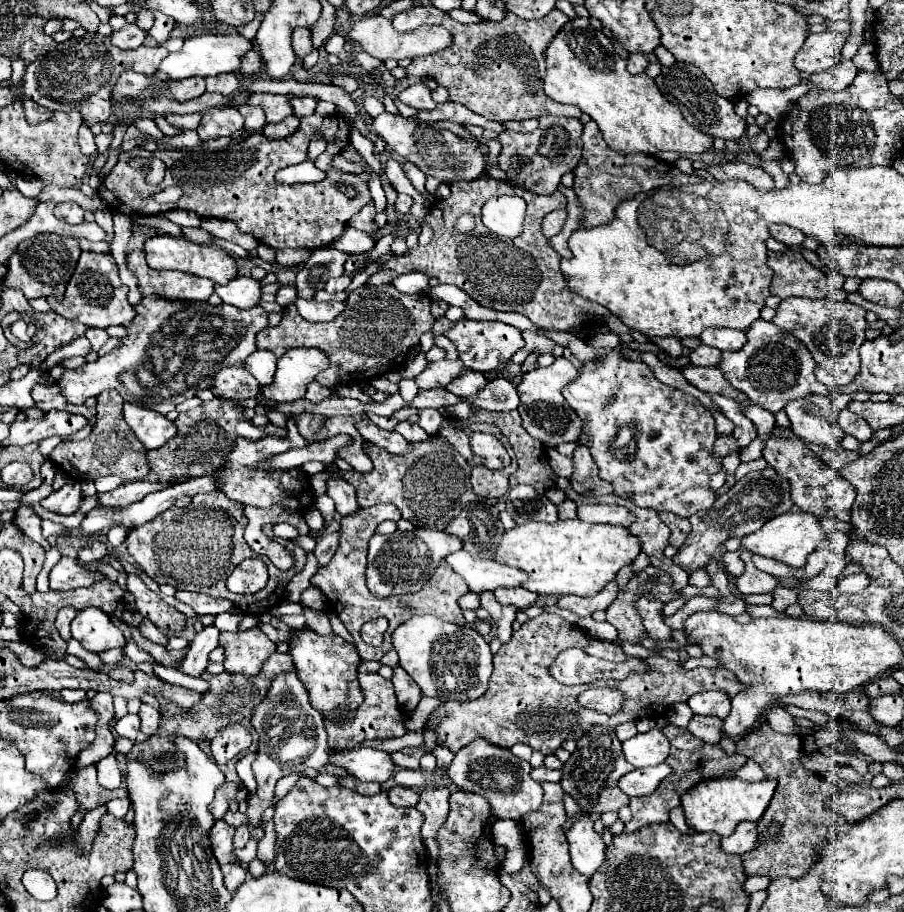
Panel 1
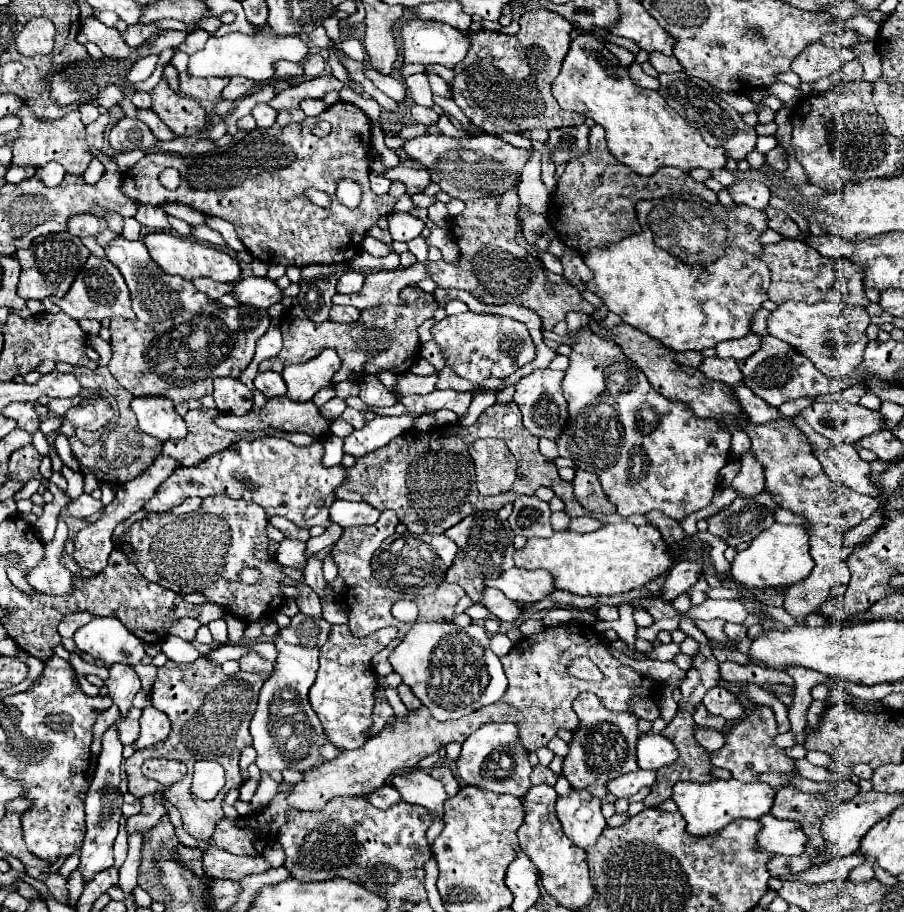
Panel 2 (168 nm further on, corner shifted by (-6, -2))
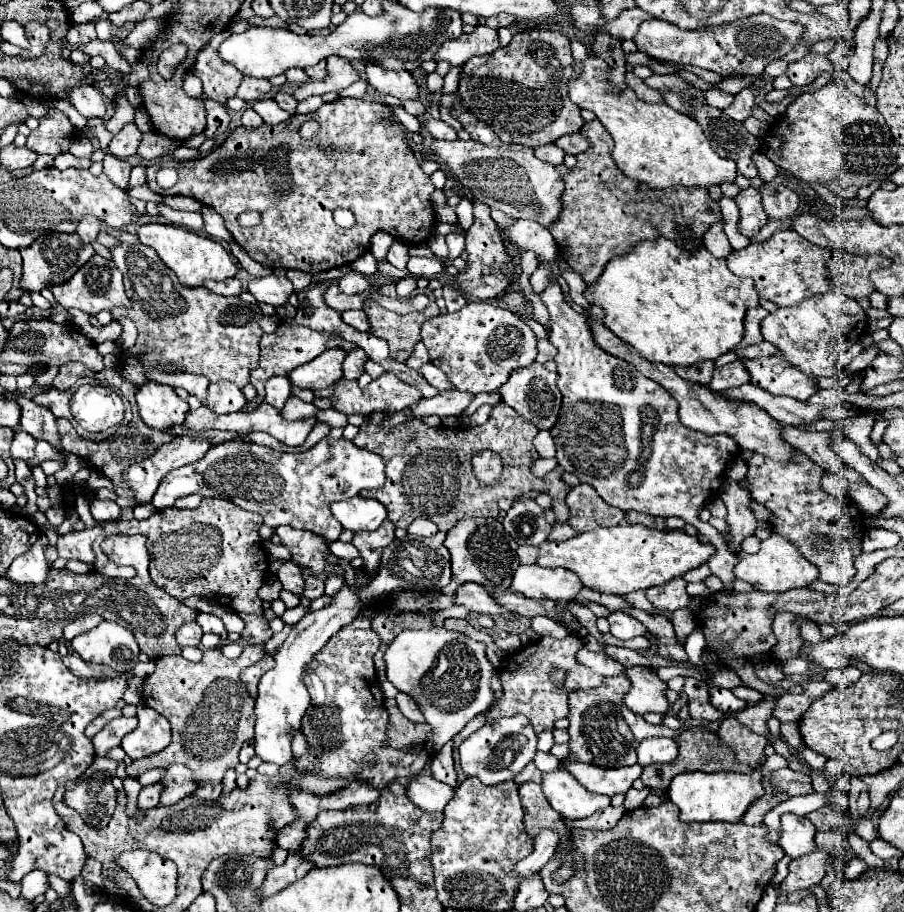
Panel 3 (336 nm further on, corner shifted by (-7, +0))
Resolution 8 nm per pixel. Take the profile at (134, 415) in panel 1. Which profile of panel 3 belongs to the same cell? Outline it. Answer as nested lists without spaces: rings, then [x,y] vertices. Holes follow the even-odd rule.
[[[145,382],[135,398],[141,420],[155,430],[169,432],[173,426],[181,426],[189,412],[189,404],[181,400],[171,386],[159,382]]]

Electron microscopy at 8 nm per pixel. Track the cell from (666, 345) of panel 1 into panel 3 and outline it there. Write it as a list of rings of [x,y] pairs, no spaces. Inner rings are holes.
[[[709,360],[709,362],[695,362],[693,366],[675,366],[675,372],[689,382],[697,382],[697,384],[707,386],[711,382],[713,368],[715,368],[715,364]]]

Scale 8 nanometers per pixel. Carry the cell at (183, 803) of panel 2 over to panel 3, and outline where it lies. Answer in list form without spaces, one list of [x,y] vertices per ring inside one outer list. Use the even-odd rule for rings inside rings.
[[[246,645],[240,657],[235,660],[225,658],[219,648],[205,650],[199,662],[189,662],[183,656],[159,658],[155,672],[147,676],[143,684],[141,698],[149,708],[157,710],[171,722],[173,740],[165,750],[157,754],[133,760],[127,766],[127,774],[131,778],[139,778],[151,768],[181,762],[189,766],[197,778],[197,790],[193,796],[201,800],[217,800],[225,772],[239,764],[237,754],[243,742],[253,738],[255,698],[245,690],[240,672],[258,662],[265,654],[262,646]],[[233,661],[238,668],[233,666]]]

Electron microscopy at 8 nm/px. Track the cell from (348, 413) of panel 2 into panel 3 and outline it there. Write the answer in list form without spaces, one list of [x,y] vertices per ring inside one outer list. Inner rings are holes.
[[[335,408],[321,410],[315,418],[317,418],[317,422],[327,424],[329,428],[345,428],[345,426],[347,426],[347,416],[345,416],[345,414],[341,414],[341,412],[339,412],[339,410],[335,410]]]

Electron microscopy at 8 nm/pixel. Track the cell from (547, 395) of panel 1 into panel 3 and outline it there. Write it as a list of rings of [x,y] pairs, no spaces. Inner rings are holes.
[[[533,362],[525,368],[517,368],[513,370],[509,382],[505,386],[501,386],[499,390],[503,402],[507,402],[511,408],[517,410],[517,414],[521,414],[525,420],[533,422],[539,430],[551,430],[555,420],[557,420],[557,412],[561,408],[561,392],[557,388],[557,372],[549,372],[543,364]]]

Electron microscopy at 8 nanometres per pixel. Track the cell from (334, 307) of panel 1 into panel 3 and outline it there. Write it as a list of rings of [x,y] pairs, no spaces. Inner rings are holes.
[[[347,310],[347,312],[343,312],[341,316],[343,316],[343,320],[345,320],[349,326],[353,326],[355,330],[359,330],[359,332],[367,332],[367,330],[369,330],[367,316],[365,316],[363,310]]]

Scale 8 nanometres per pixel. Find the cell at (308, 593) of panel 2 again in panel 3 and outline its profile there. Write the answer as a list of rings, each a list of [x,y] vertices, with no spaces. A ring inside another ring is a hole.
[[[291,560],[285,562],[285,564],[279,568],[277,578],[281,580],[281,584],[283,584],[285,590],[297,594],[299,598],[303,596],[303,592],[305,592],[305,578],[303,578],[303,574],[301,574],[301,568],[295,566]]]

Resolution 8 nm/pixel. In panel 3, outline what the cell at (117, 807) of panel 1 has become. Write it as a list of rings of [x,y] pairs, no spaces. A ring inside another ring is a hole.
[[[153,784],[153,786],[147,786],[139,792],[139,798],[137,798],[137,806],[139,810],[149,810],[149,808],[155,808],[159,804],[159,790],[161,786],[159,784]]]

